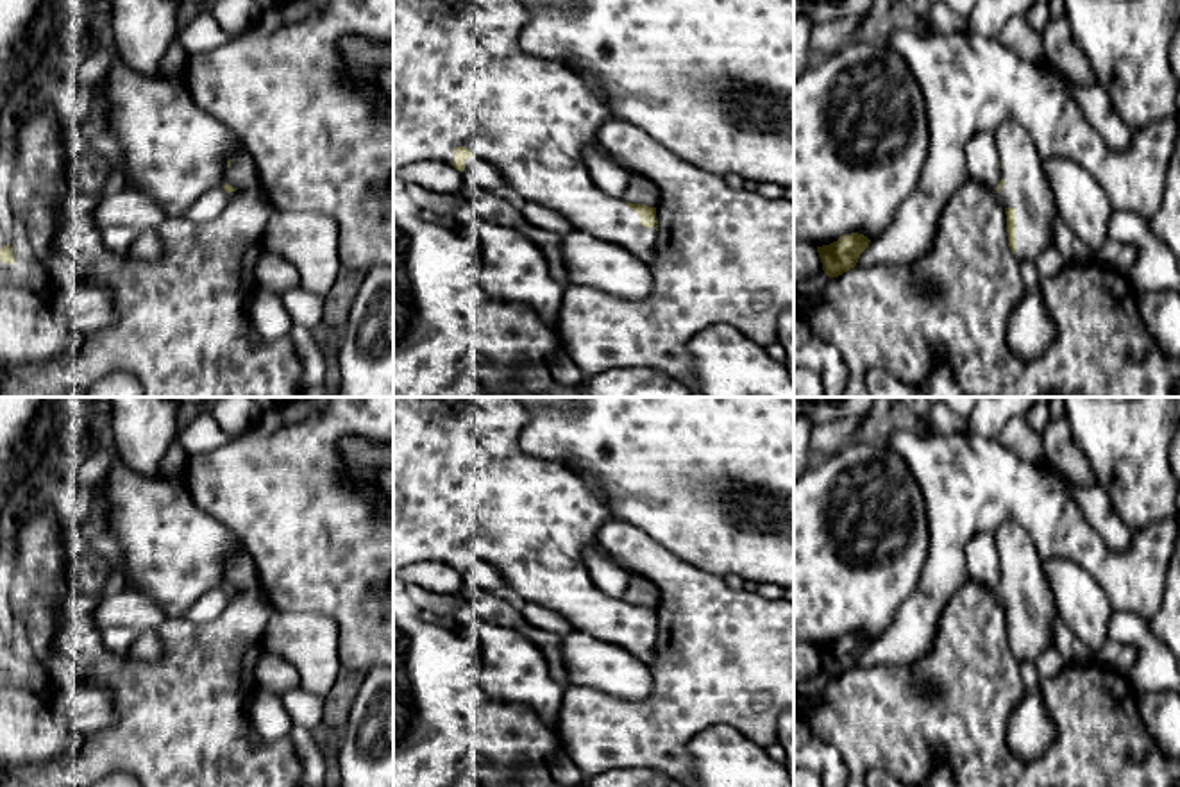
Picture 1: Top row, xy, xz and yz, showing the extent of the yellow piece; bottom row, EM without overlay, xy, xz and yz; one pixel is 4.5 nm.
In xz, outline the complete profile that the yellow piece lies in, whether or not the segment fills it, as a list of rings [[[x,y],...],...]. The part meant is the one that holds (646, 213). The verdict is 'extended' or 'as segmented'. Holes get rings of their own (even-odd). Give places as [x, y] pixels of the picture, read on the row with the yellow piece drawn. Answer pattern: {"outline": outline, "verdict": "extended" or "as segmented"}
{"outline": [[[393,0],[393,173],[415,161],[443,161],[465,172],[468,157],[497,168],[524,200],[561,213],[595,238],[622,245],[649,267],[658,234],[656,207],[631,204],[597,188],[583,150],[611,116],[599,91],[561,61],[522,52],[518,34],[529,11],[520,0]]], "verdict": "extended"}

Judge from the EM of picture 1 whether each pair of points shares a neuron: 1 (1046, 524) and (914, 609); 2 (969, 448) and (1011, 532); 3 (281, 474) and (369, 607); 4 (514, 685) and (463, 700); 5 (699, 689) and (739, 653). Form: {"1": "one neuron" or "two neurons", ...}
{"1": "one neuron", "2": "two neurons", "3": "one neuron", "4": "two neurons", "5": "one neuron"}

